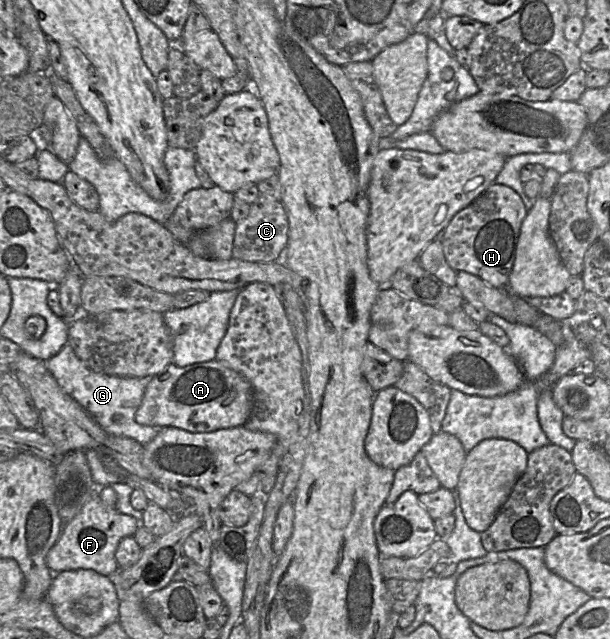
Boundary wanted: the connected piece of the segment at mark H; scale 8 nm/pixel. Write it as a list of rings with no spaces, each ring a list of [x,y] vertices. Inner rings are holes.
[[[502,184],[490,185],[470,205],[457,212],[444,229],[441,244],[447,264],[456,272],[473,274],[492,287],[506,287],[520,228],[528,212],[515,190]]]

